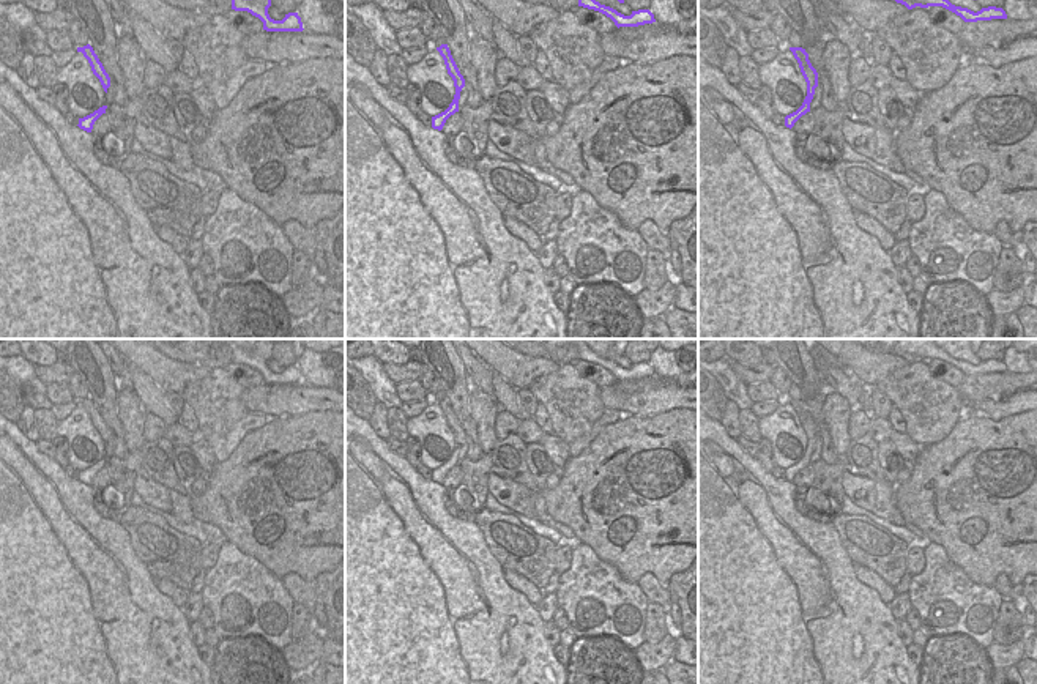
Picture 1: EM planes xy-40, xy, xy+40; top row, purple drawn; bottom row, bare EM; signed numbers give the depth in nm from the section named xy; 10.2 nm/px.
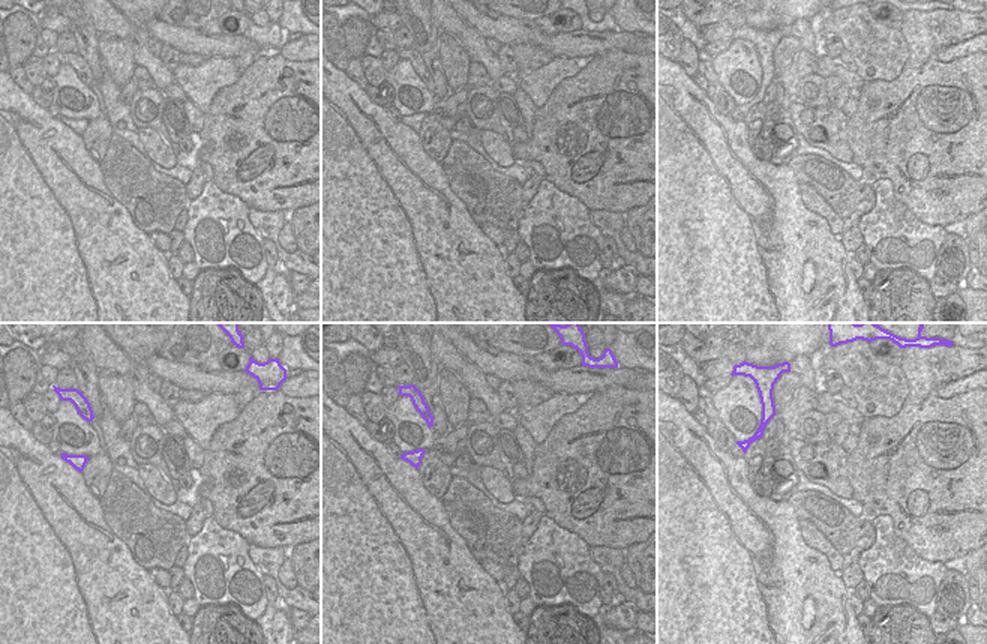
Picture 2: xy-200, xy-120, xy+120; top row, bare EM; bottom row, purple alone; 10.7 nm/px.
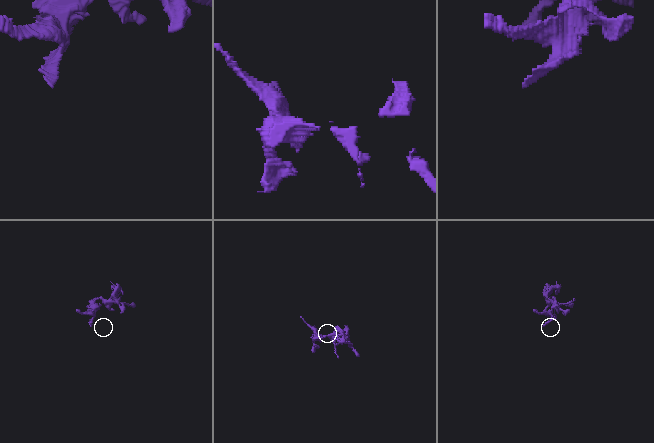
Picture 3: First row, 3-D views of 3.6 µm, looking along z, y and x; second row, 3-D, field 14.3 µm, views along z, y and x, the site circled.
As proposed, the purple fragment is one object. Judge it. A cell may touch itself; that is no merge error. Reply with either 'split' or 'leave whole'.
split

